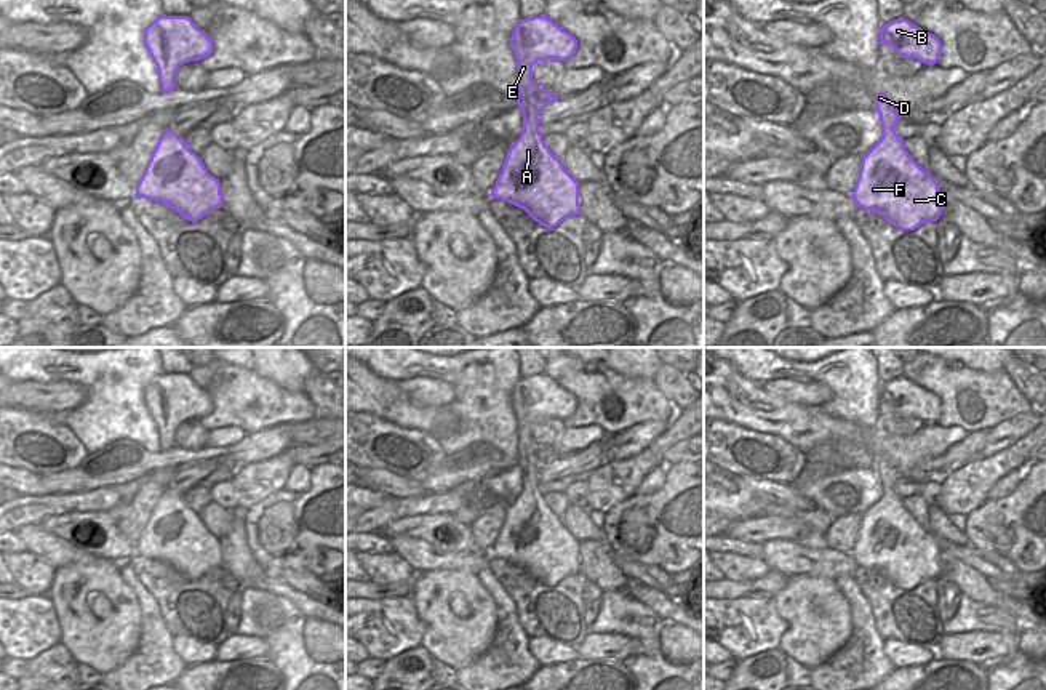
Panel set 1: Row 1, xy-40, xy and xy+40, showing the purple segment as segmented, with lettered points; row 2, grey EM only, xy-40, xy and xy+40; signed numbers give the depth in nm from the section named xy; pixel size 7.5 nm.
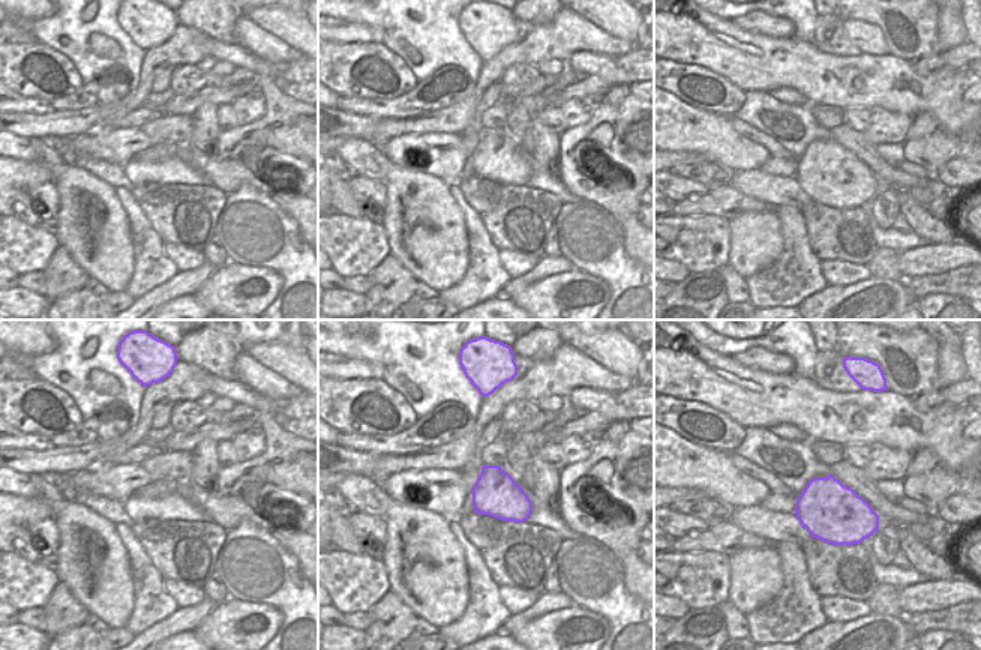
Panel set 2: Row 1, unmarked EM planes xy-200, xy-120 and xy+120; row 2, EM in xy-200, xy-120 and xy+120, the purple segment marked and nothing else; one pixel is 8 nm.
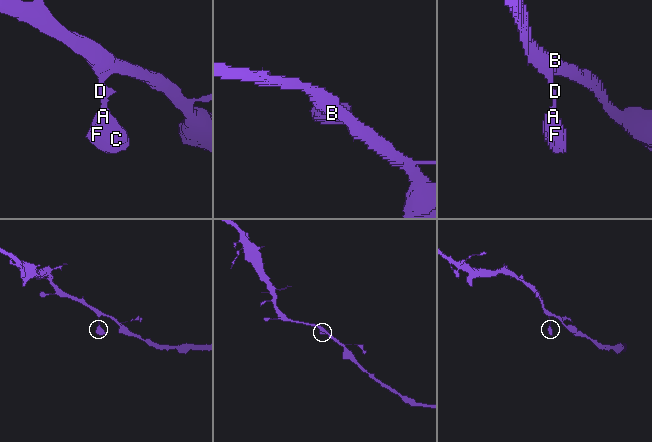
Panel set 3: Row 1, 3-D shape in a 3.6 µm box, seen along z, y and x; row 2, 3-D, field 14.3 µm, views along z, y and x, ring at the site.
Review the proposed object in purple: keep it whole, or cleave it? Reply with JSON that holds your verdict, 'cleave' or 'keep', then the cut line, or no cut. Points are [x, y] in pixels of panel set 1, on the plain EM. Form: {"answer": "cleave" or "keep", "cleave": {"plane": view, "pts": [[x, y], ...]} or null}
{"answer": "keep", "cleave": null}

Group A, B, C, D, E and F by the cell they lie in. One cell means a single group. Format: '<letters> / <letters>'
A B C D E F

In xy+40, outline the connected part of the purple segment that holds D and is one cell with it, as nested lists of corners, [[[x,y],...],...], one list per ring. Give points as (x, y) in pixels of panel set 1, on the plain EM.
[[[888,453],[875,455],[881,480],[881,498],[862,515],[852,557],[859,567],[876,570],[900,589],[915,589],[926,580],[937,580],[939,541],[905,509],[894,485],[900,474]]]

